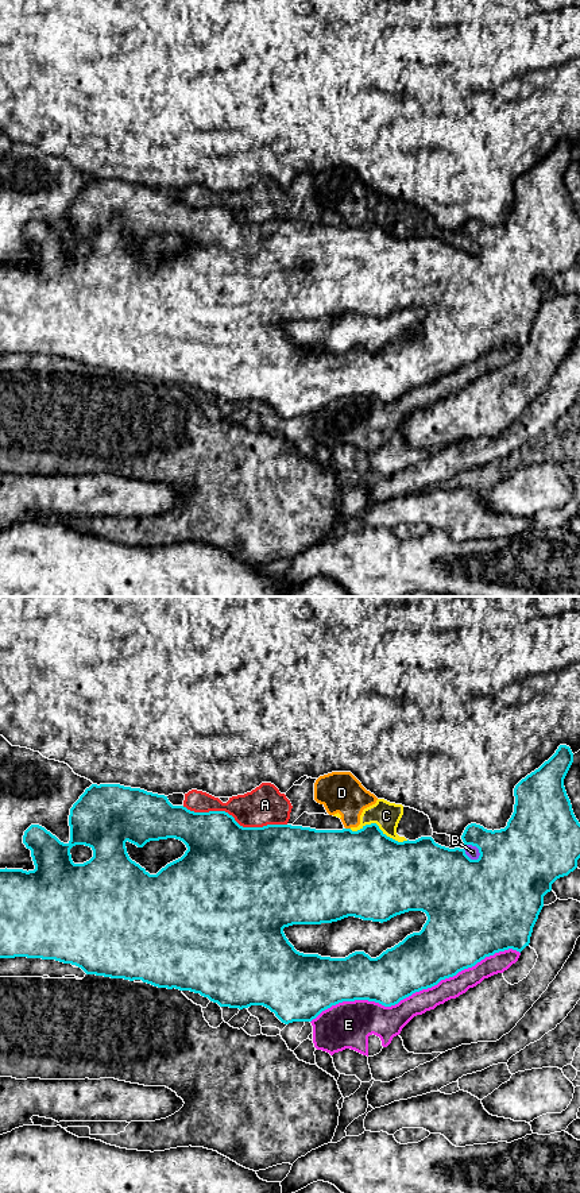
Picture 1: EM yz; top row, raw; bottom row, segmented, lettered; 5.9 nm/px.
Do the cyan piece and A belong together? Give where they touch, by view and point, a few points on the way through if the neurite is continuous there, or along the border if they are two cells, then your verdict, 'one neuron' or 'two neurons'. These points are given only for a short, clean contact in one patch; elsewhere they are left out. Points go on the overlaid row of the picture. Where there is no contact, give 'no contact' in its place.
contact yz (234, 819); two neurons

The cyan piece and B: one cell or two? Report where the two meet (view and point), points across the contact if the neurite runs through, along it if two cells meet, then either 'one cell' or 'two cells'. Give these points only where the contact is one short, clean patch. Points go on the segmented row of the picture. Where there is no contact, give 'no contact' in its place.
meets cyan in yz at (478, 848); two cells

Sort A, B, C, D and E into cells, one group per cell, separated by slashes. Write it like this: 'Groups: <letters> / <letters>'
Groups: A / B C D / E

